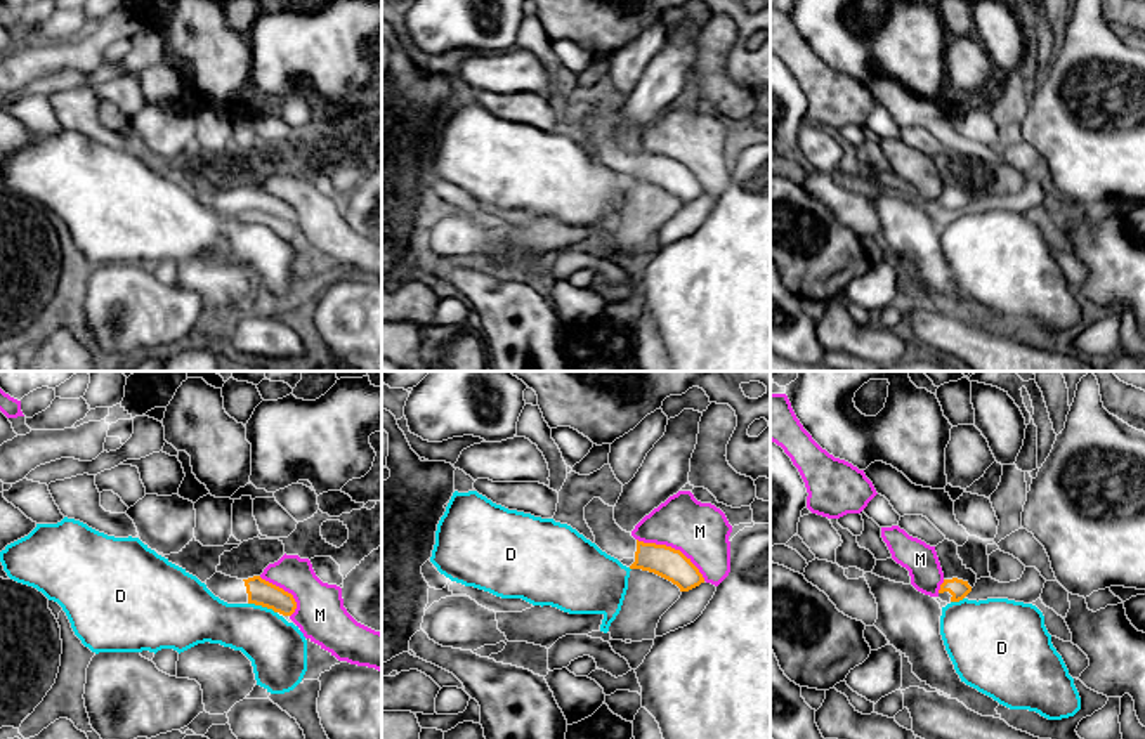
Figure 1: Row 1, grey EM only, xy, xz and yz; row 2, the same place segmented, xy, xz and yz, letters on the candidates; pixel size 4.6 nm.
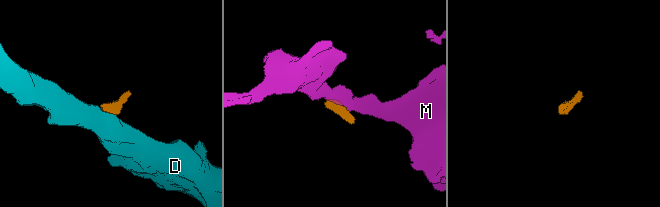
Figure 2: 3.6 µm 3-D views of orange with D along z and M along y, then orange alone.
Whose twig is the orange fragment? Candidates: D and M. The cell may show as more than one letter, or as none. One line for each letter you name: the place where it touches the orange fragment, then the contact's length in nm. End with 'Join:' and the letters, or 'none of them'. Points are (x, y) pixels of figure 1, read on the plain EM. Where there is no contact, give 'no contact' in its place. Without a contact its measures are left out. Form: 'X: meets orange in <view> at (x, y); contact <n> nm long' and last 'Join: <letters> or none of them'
Join: none of them

